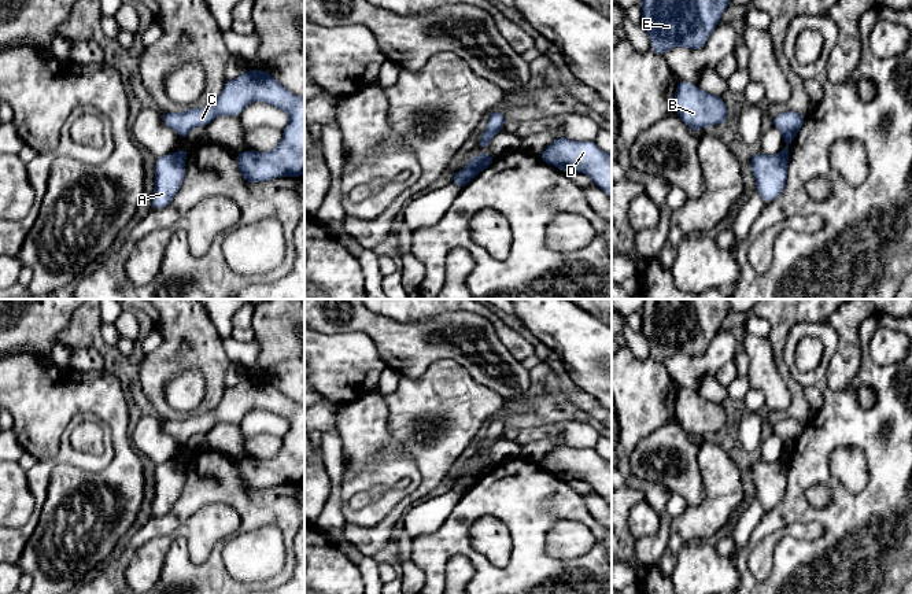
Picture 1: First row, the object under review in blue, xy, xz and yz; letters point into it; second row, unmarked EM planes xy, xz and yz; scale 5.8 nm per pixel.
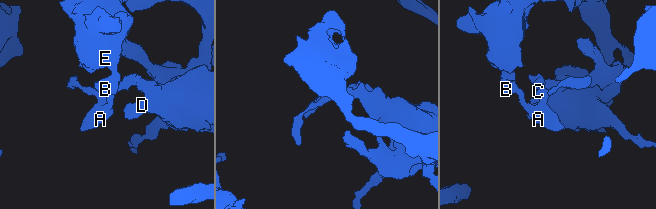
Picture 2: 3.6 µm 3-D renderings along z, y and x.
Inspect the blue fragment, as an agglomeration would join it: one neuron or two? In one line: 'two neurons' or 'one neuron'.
two neurons

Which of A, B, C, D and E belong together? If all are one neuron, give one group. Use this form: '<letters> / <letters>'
A B E / C D

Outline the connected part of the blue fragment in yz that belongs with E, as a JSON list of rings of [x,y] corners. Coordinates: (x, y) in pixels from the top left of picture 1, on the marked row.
[[[642,0],[642,26],[651,51],[664,55],[675,47],[702,49],[730,4],[731,0]]]

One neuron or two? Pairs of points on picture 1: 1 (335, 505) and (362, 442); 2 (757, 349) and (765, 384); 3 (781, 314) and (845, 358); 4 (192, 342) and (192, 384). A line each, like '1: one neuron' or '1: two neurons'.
1: two neurons
2: one neuron
3: two neurons
4: two neurons

